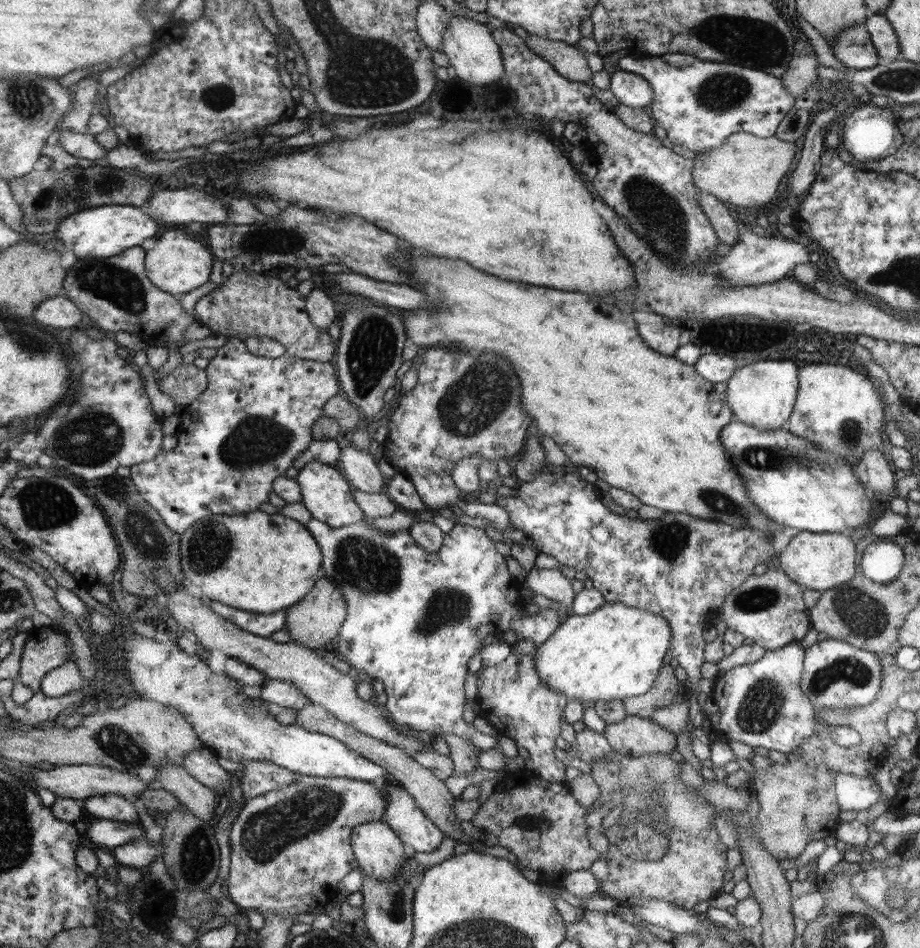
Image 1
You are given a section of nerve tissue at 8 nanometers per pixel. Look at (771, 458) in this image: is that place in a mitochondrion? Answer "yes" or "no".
yes

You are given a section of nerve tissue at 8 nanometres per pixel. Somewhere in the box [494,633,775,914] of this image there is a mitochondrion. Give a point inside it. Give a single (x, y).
(538, 824)

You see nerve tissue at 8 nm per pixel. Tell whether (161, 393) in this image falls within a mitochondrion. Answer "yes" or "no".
no

